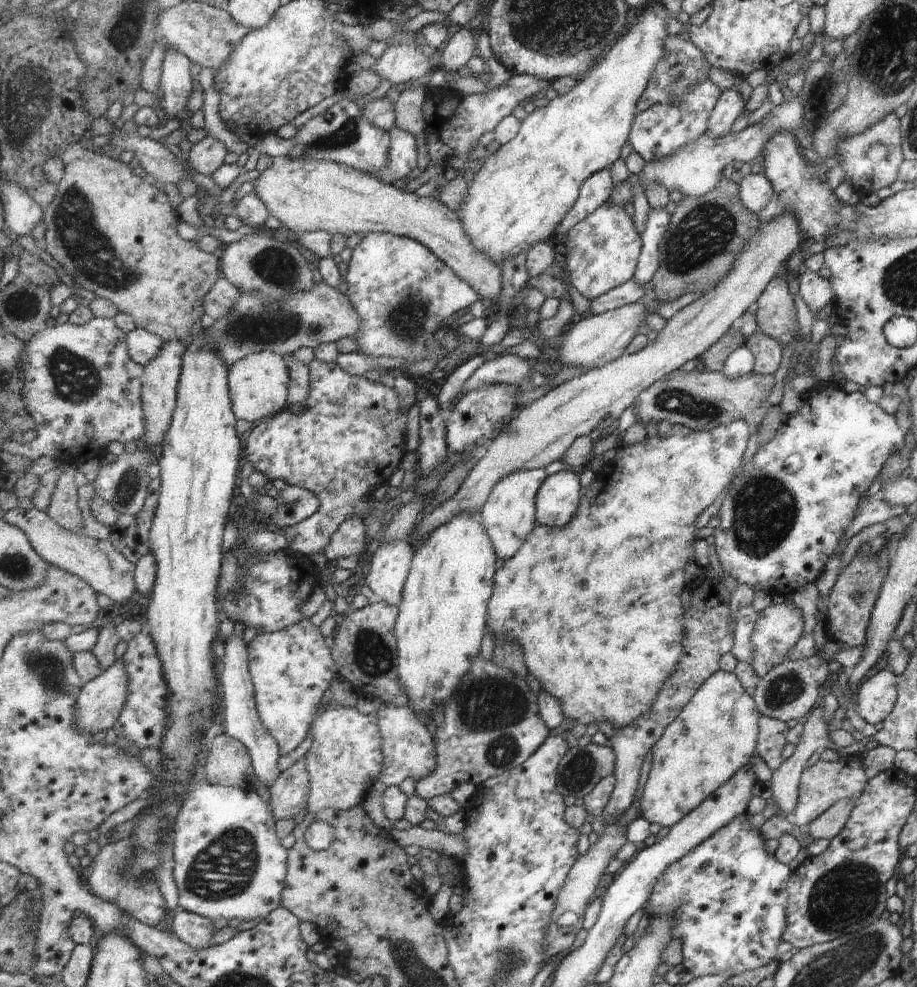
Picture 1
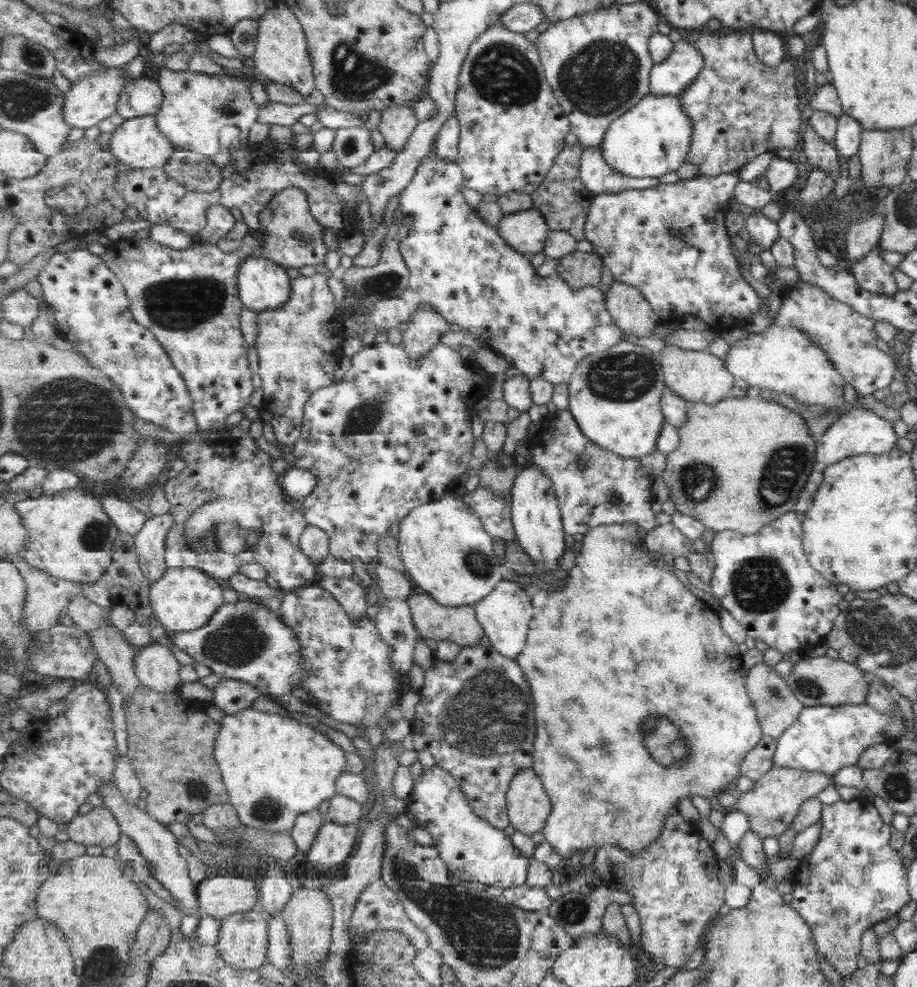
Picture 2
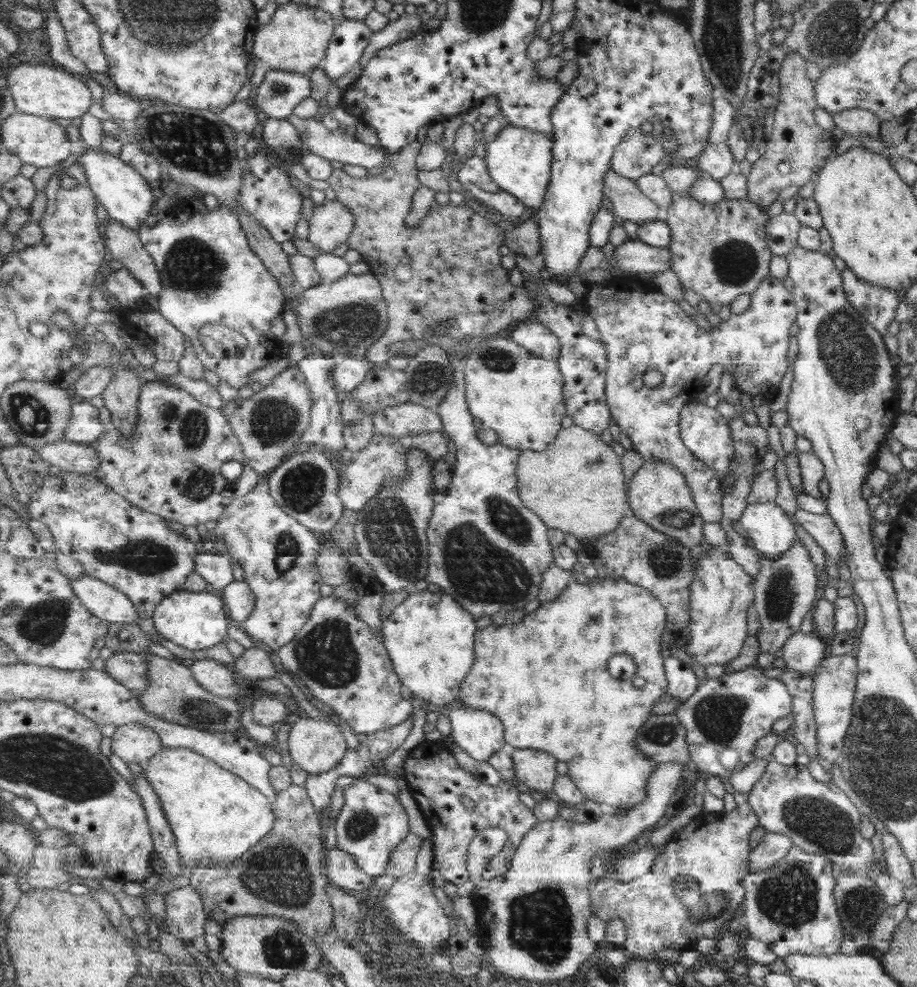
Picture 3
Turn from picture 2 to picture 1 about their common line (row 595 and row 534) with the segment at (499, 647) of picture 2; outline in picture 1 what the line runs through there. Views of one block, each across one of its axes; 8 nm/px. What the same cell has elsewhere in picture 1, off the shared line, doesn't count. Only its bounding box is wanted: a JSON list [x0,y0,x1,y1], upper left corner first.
[480,469,548,562]

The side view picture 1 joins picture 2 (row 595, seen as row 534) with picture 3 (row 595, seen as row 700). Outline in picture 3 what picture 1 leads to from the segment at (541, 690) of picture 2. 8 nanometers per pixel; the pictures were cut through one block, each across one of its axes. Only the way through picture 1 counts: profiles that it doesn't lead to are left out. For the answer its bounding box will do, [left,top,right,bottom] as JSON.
[460,579,669,812]

